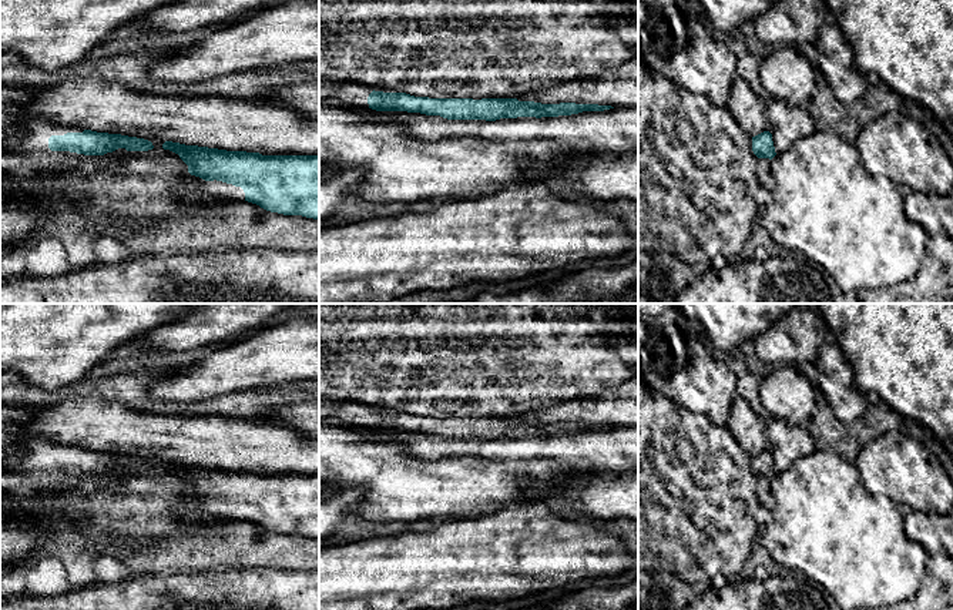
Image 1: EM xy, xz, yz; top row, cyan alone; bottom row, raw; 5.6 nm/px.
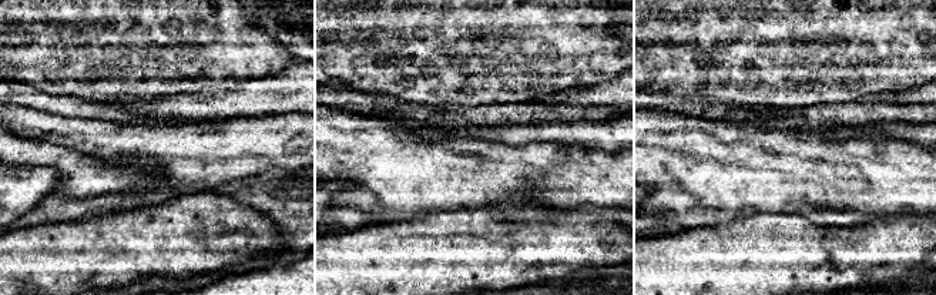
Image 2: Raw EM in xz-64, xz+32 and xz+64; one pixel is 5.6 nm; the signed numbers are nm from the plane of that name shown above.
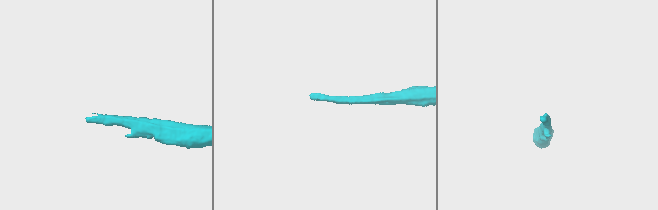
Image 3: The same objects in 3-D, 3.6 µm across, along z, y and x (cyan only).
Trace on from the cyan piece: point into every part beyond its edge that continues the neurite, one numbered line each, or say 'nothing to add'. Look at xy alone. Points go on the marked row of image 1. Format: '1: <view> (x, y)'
1: xy (26, 154)

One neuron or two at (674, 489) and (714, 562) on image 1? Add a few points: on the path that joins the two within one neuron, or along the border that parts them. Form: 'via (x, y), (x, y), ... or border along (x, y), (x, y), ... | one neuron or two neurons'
via (694, 503), (714, 523), (714, 542) | one neuron

